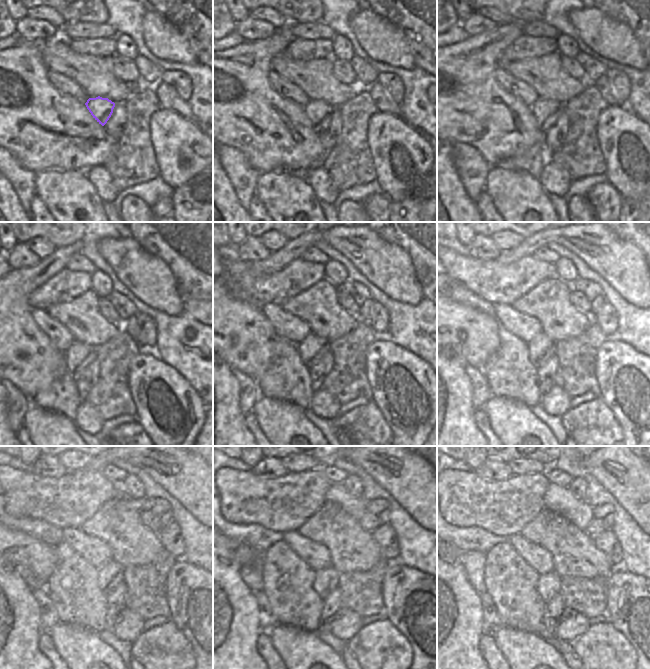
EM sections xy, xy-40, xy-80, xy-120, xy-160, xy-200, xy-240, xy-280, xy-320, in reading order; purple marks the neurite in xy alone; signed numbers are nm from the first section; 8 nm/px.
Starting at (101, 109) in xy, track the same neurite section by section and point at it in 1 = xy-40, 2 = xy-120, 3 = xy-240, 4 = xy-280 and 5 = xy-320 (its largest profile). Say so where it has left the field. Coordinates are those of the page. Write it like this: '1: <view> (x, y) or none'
1: xy-40 (320, 112)
2: xy-120 (98, 336)
3: xy-240 (107, 572)
4: xy-280 (326, 580)
5: xy-320 (549, 585)

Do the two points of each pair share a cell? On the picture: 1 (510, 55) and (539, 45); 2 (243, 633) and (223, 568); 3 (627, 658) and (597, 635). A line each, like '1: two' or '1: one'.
1: one
2: one
3: one

